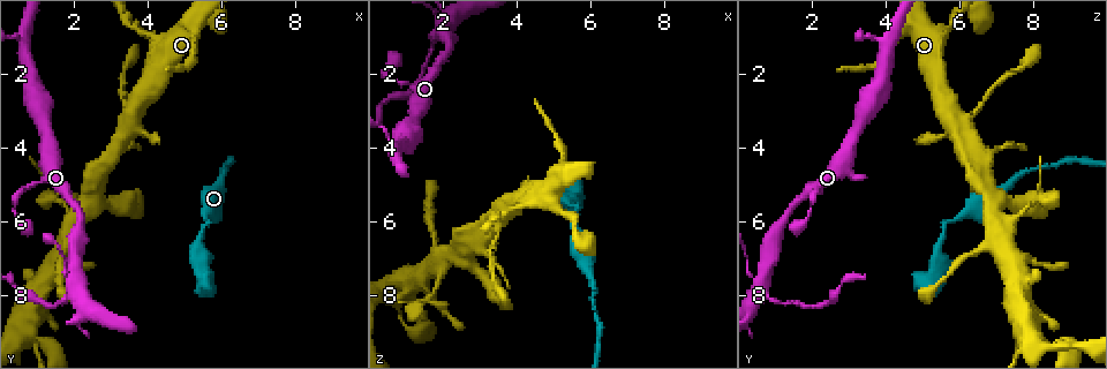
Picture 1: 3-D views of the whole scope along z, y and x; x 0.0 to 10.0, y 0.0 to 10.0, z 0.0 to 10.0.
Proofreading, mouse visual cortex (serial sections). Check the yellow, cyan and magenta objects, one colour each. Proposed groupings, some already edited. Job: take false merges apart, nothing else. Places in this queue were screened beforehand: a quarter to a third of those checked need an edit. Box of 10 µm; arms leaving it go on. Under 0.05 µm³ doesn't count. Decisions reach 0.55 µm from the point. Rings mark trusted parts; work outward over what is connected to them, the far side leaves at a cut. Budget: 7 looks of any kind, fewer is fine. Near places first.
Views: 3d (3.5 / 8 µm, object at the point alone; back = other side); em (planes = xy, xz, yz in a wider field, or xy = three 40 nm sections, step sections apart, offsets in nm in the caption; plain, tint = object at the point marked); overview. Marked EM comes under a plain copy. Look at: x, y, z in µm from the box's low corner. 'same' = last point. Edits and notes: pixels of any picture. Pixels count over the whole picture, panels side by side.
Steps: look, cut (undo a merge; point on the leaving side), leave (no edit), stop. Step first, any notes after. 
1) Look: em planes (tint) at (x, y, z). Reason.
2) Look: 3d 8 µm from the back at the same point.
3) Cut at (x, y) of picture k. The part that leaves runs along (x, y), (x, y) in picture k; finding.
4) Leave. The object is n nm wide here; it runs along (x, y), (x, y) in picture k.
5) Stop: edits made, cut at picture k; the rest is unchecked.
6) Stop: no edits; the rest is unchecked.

Look: 3d 3.5 µm at (5.50, 6.25, 5.55). A narrow waist.

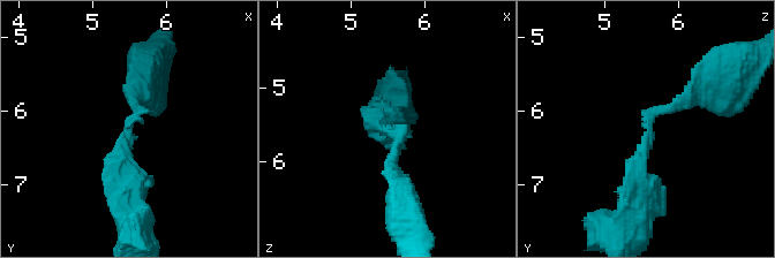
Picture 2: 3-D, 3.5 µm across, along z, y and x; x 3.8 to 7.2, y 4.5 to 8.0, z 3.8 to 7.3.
Look: em planes (tint) at (5.50, 6.20, 5.60). The arms are 200, 300 nm wide.

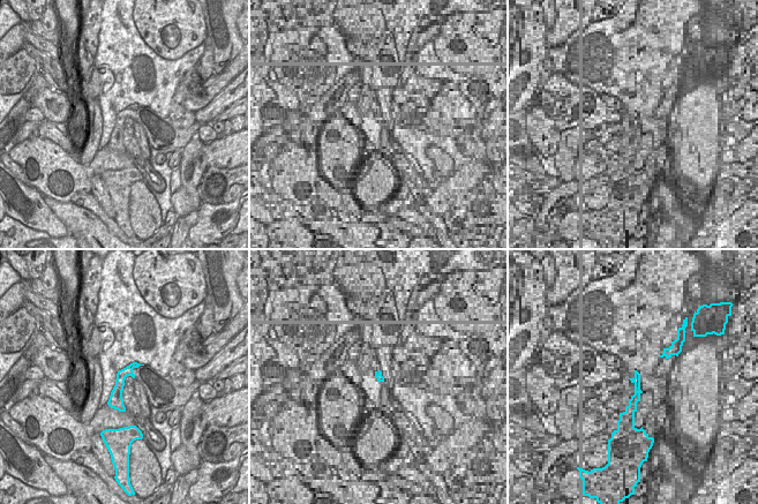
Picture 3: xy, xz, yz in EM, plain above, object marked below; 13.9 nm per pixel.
Cut at (385, 120) of picture 2. Two cells meet here.

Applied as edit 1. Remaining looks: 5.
Look: 3d 3.5 µm at (3.45, 3.40, 5.90). Abrupt turn.

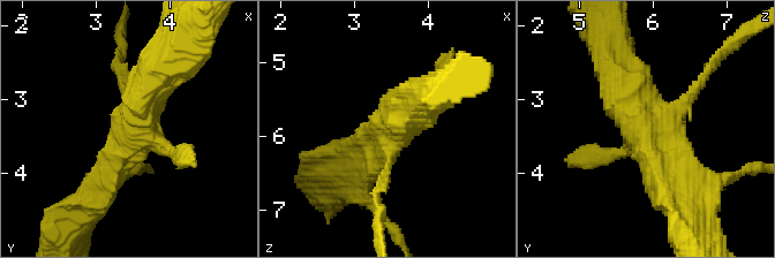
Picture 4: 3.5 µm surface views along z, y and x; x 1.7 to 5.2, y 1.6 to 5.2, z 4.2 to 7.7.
Look: em xy step 3 (tint) at (3.45, 3.35, 5.85).

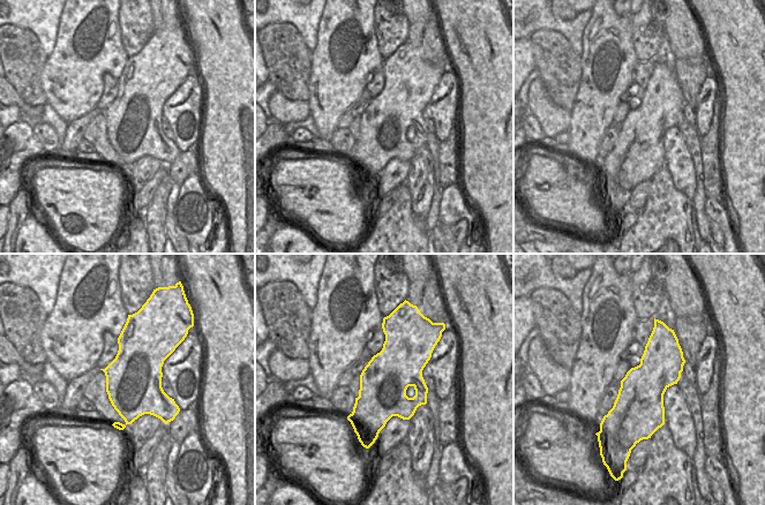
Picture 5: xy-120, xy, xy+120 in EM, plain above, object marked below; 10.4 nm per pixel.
Leave. It runs along (163, 63), (103, 188) in picture 4; continuous, no second cell.

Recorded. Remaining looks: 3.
Look: overview.

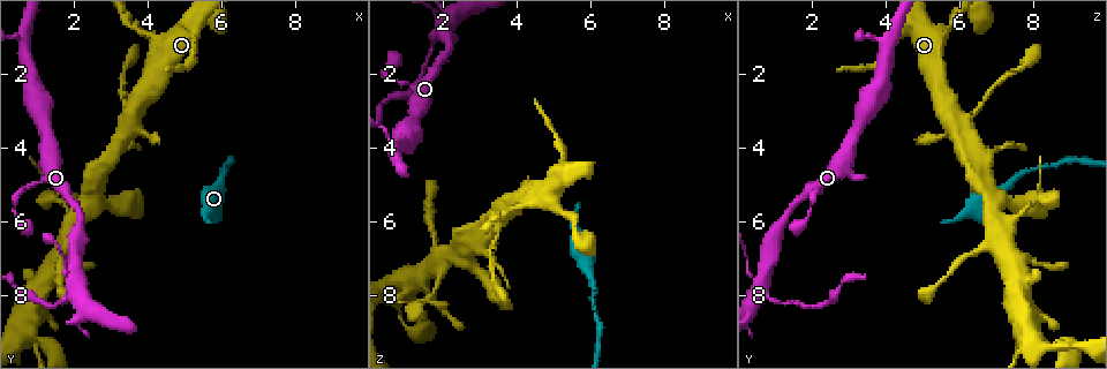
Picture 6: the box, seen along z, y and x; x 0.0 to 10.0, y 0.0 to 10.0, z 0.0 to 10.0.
Look: 3d 3.5 µm at (2.05, 7.85, 0.60). Thin arm on a thick one.

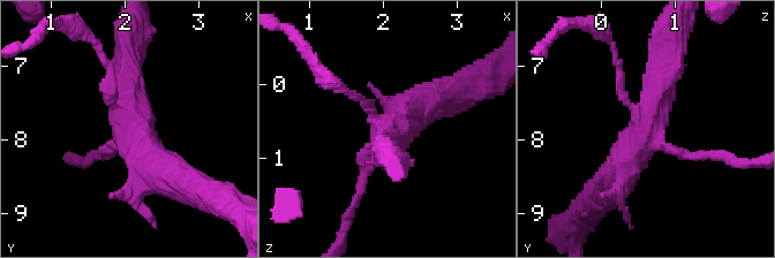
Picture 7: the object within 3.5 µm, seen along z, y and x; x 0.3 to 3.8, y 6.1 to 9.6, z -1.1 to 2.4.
Look: em planes (tint) at (2.05, 7.85, 0.65). 4 arms meet here; the arms are 150, 150, 400, 500 nm wide; need the tissue.

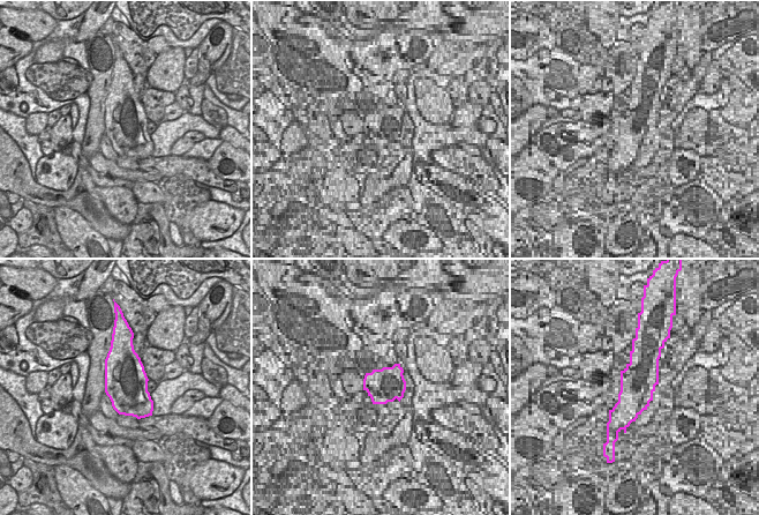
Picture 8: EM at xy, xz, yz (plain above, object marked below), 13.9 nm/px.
Leave. It runs along (670, 54), (649, 128), (615, 177) in picture 7; continuous, no second cell.

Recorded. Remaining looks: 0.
Stop: edits made, cut at picture 2; the rest is unchecked.

